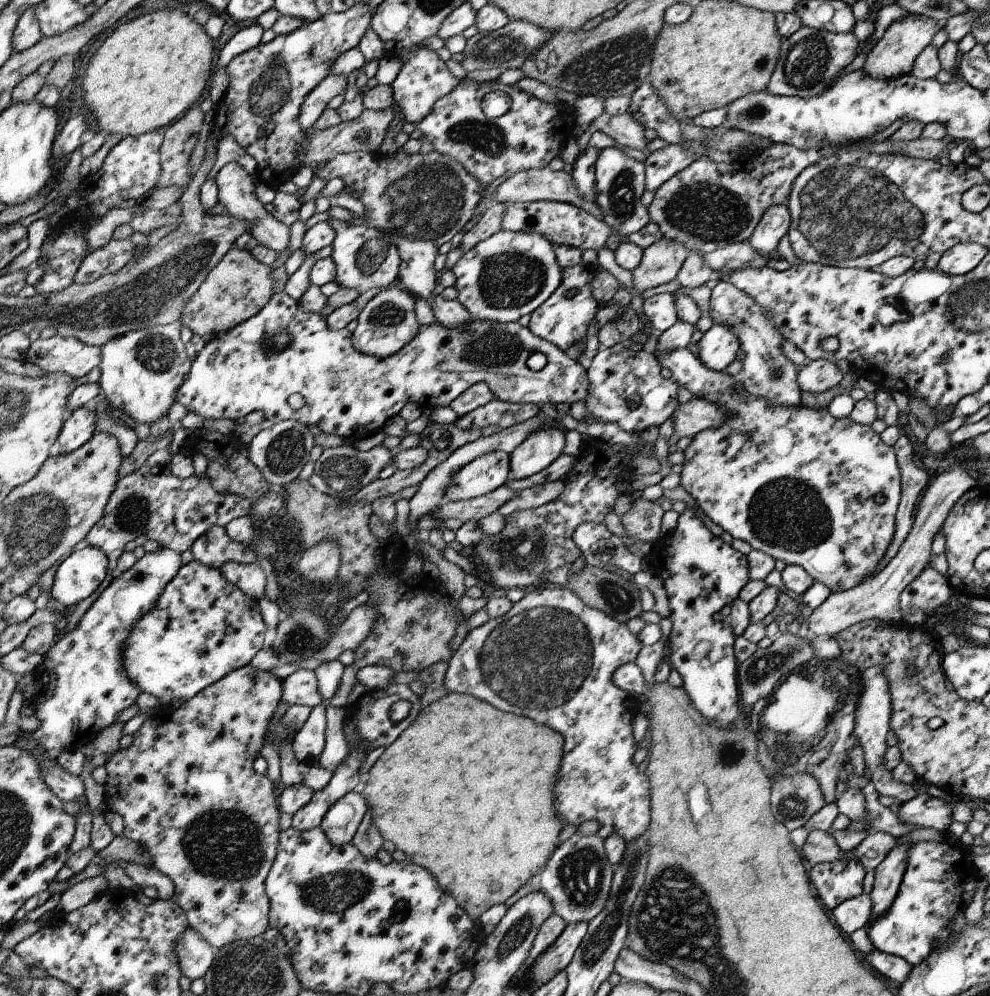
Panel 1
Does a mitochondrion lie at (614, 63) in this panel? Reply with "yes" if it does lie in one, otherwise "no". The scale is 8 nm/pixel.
yes

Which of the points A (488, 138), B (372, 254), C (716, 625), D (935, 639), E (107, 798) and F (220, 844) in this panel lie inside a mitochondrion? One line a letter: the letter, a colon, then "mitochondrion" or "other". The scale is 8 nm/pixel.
A: mitochondrion
B: mitochondrion
C: other
D: other
E: other
F: mitochondrion

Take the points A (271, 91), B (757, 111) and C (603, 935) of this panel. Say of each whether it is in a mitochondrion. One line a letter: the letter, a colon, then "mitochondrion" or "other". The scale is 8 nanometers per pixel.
A: mitochondrion
B: mitochondrion
C: mitochondrion

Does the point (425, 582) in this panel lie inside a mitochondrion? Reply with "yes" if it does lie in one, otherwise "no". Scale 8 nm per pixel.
no

